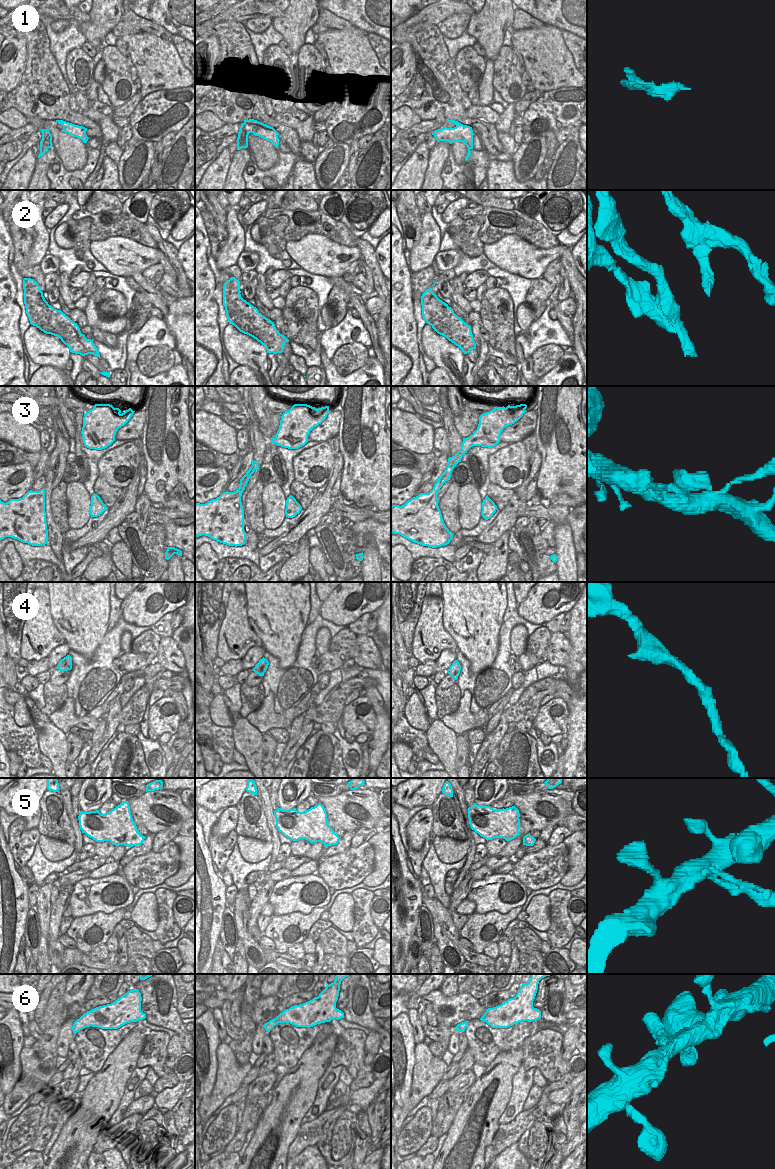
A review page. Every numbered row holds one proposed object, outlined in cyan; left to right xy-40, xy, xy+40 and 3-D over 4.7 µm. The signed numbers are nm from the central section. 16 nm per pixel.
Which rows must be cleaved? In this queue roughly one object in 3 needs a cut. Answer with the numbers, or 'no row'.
1, 2

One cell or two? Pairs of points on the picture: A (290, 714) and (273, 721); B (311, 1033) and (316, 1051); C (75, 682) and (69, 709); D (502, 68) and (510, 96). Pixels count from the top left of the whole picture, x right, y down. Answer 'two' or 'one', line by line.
A: two
B: two
C: two
D: one

